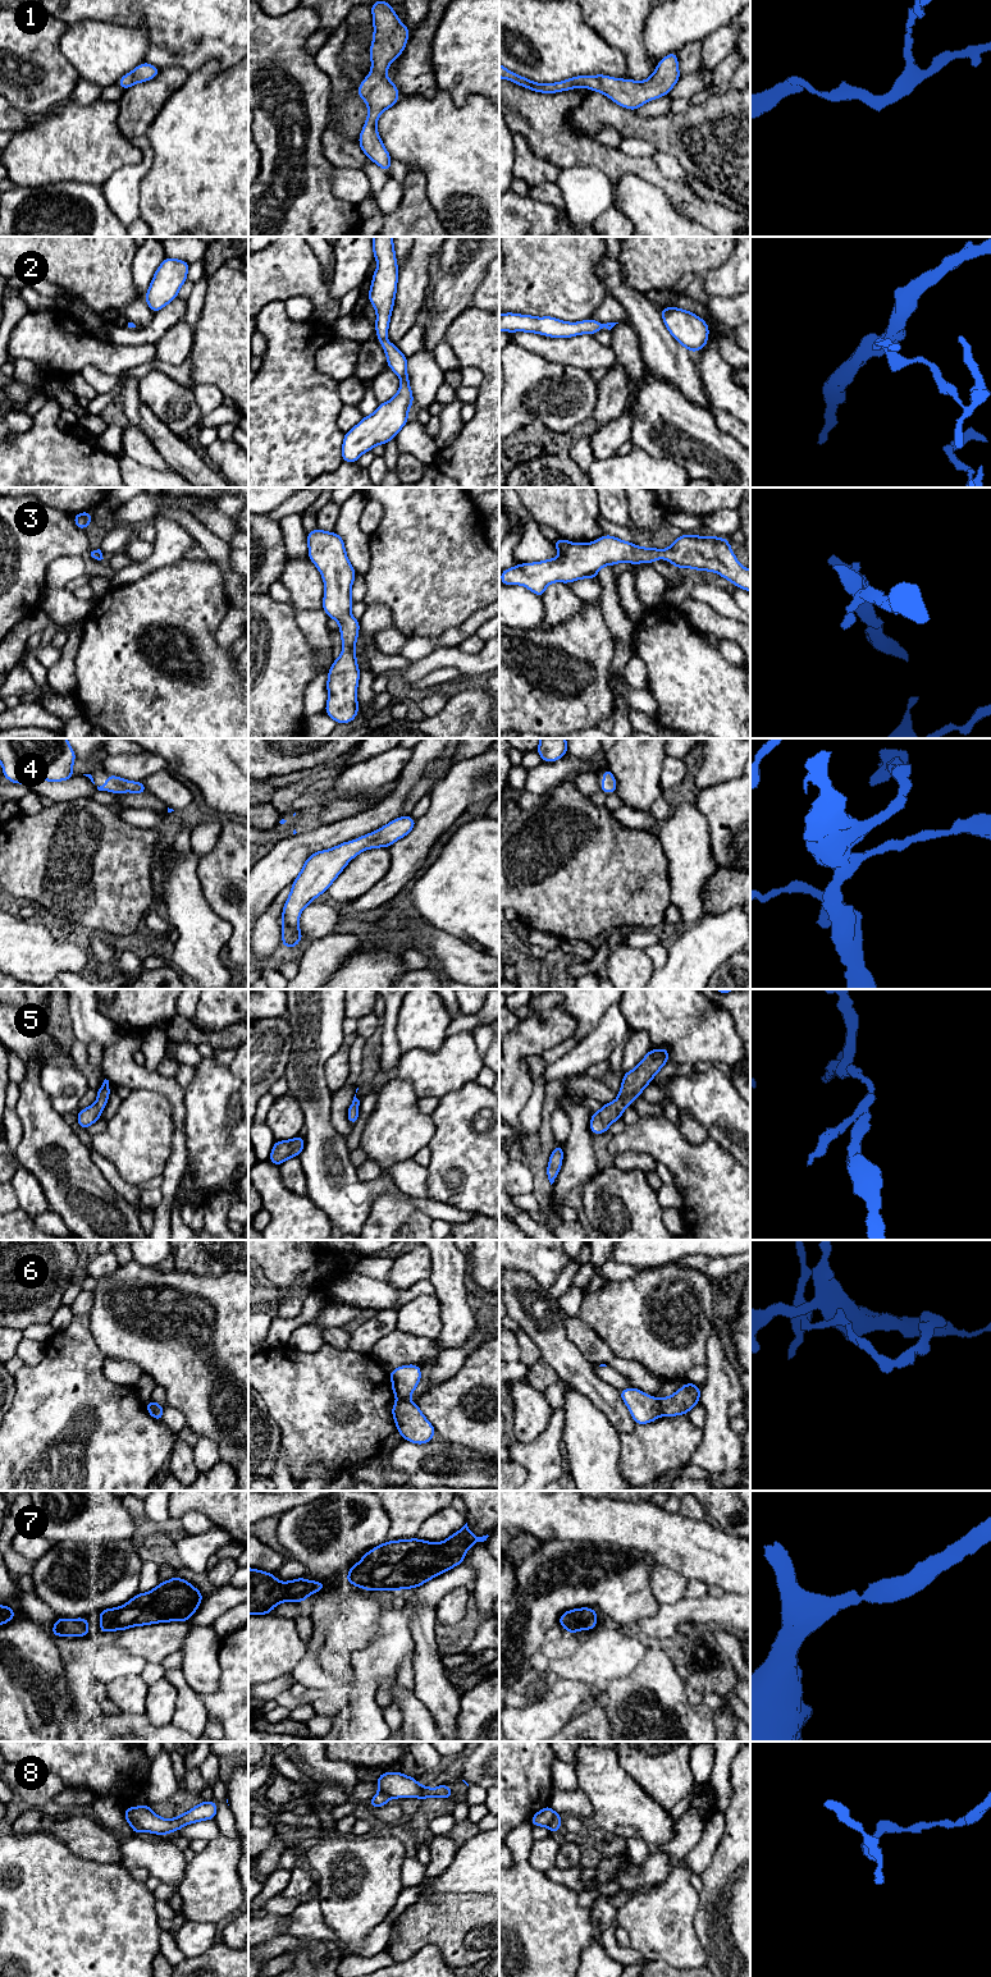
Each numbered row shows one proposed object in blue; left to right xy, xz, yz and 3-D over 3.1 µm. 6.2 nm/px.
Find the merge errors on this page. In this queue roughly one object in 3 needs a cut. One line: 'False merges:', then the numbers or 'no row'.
False merges: 6, 8

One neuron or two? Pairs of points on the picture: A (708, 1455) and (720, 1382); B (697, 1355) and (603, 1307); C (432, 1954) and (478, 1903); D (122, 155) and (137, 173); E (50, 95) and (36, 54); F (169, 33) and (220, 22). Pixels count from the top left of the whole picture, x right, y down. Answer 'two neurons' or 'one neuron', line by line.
A: one neuron
B: one neuron
C: two neurons
D: two neurons
E: one neuron
F: one neuron

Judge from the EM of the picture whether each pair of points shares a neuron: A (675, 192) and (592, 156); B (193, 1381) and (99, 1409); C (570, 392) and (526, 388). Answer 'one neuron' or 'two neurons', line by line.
A: one neuron
B: two neurons
C: one neuron

